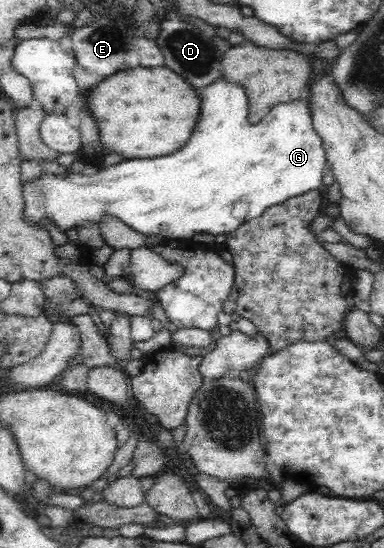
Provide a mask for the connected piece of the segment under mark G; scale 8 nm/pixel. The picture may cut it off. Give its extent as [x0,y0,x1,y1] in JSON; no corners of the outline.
[22,77,327,243]

